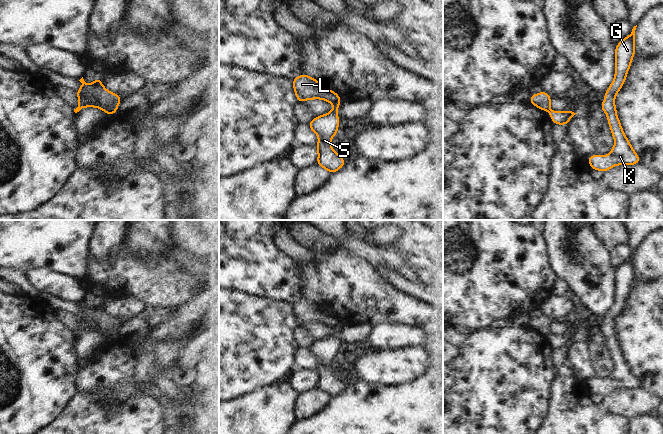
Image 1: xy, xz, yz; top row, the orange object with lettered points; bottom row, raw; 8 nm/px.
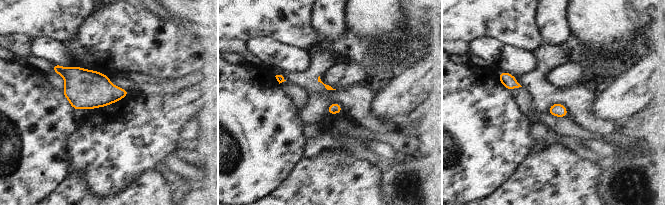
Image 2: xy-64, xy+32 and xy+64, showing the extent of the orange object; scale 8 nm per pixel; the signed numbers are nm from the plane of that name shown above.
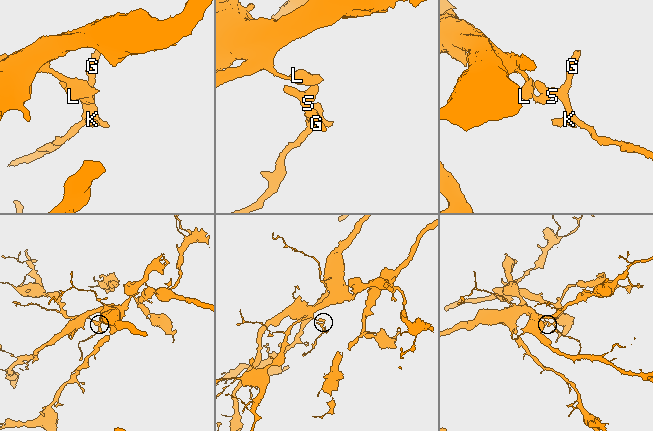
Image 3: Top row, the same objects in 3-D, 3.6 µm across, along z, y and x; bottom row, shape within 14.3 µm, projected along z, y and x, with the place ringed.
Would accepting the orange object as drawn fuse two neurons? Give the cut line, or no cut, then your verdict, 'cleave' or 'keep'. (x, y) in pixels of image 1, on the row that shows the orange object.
cut in xz along (339, 100), (332, 103); cleave

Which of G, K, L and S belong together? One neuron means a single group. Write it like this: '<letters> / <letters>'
G K S / L

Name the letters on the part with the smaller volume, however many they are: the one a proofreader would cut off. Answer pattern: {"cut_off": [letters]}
{"cut_off": ["G", "K", "S"]}

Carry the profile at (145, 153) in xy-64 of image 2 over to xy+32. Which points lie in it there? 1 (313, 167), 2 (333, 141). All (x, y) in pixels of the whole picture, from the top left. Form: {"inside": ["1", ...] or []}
{"inside": ["2"]}

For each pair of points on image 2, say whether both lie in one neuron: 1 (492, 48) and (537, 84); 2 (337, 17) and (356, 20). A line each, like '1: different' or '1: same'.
1: different
2: different

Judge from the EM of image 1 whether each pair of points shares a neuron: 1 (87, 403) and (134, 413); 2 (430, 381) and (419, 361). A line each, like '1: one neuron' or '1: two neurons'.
1: one neuron
2: two neurons

